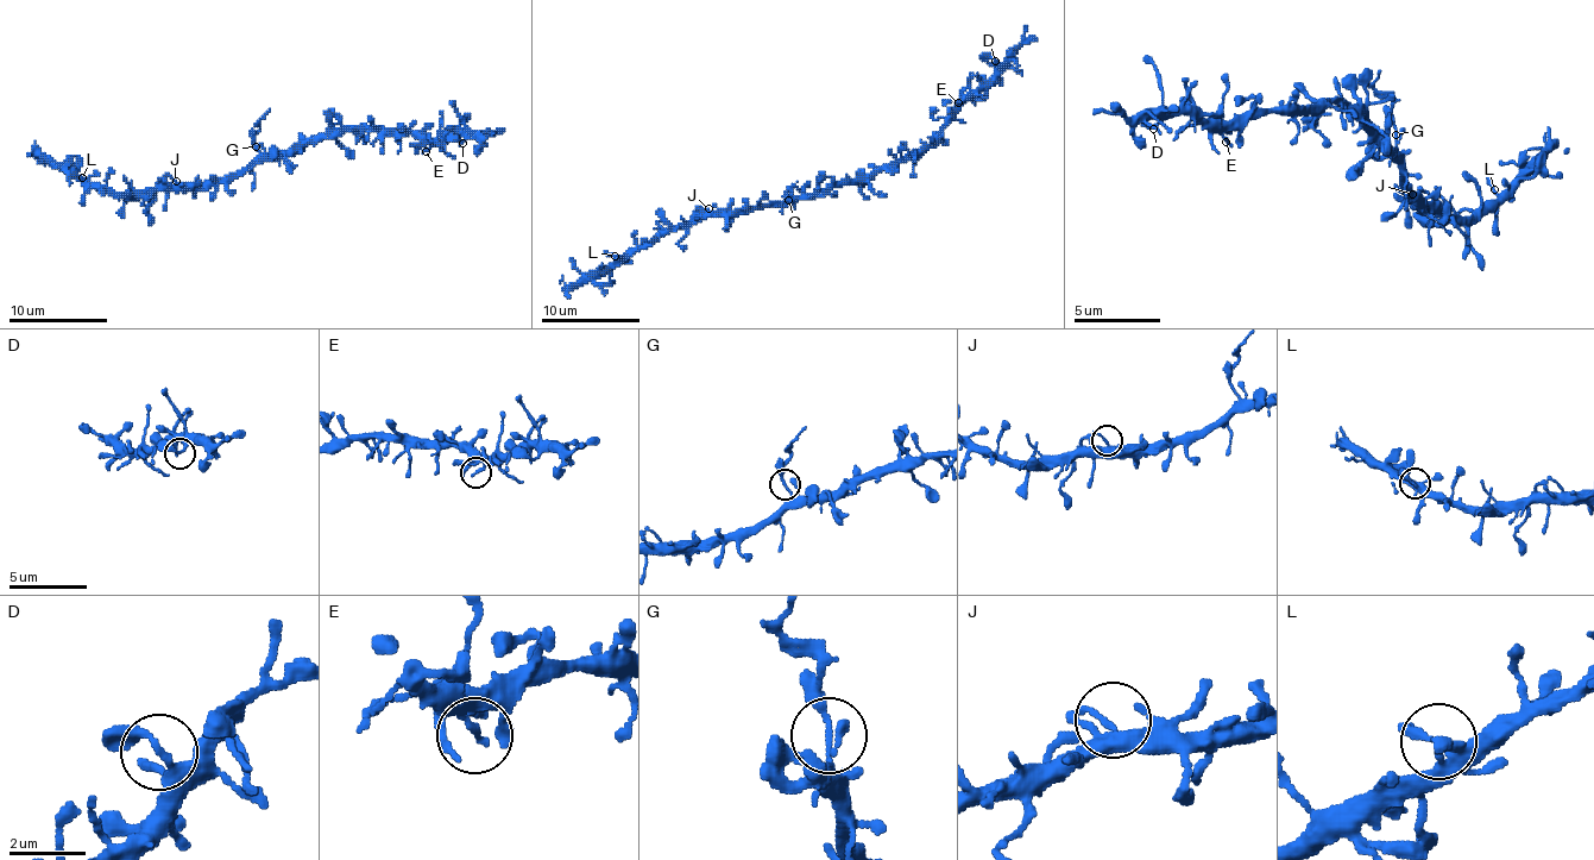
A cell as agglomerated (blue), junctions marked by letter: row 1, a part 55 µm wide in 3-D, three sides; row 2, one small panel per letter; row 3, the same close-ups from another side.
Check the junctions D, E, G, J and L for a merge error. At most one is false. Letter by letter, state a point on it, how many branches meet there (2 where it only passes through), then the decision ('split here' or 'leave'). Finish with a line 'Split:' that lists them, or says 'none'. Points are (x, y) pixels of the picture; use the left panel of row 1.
D: at (462, 143); 2 branches meet; leave
E: at (426, 151); 1 branches meet; leave
G: at (256, 146); 2 branches meet; split here
J: at (176, 181); 2 branches meet; leave
L: at (82, 177); 2 branches meet; leave
Split: G

